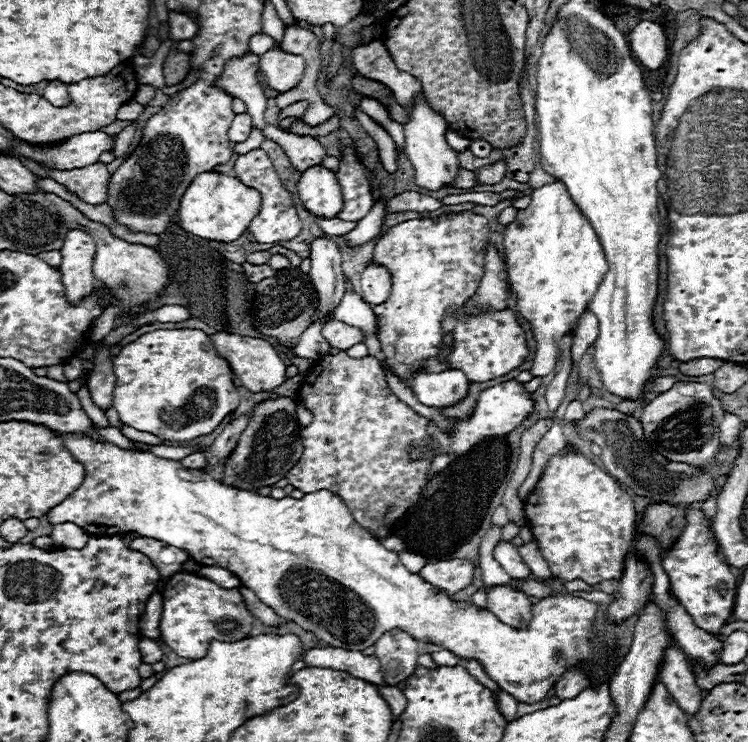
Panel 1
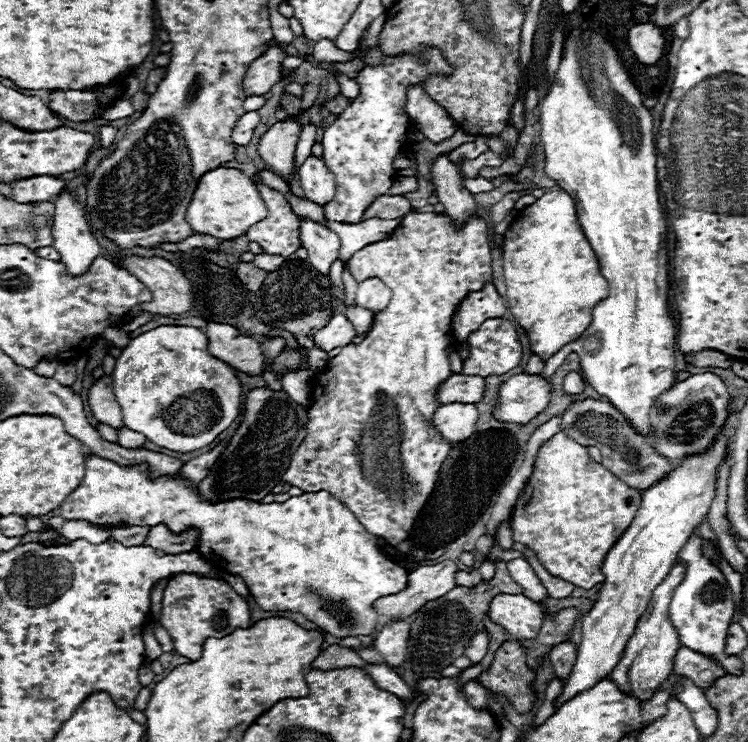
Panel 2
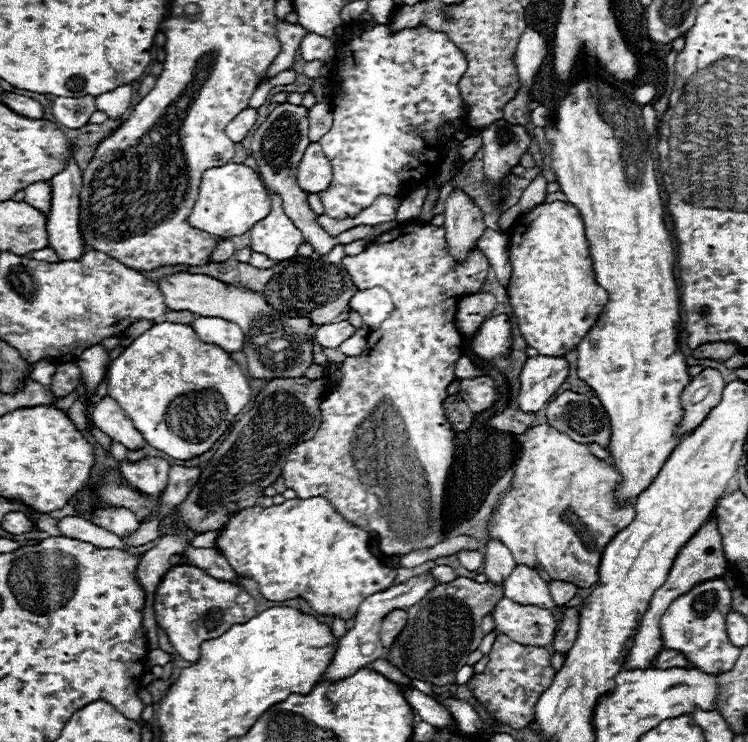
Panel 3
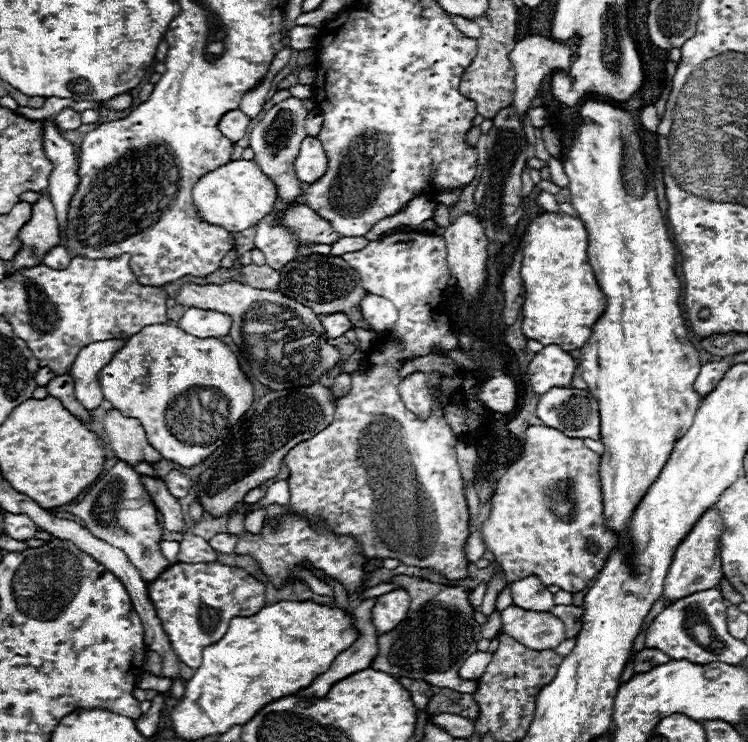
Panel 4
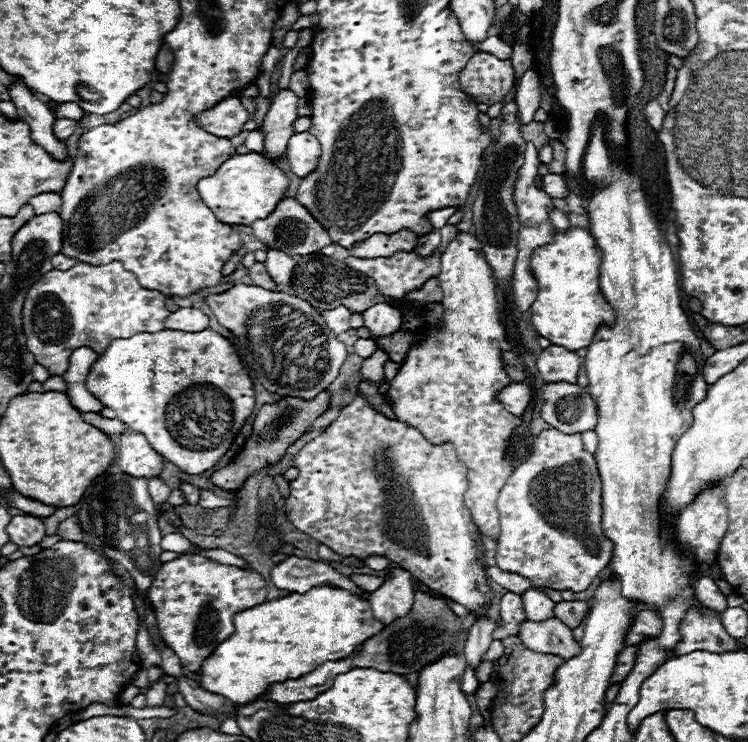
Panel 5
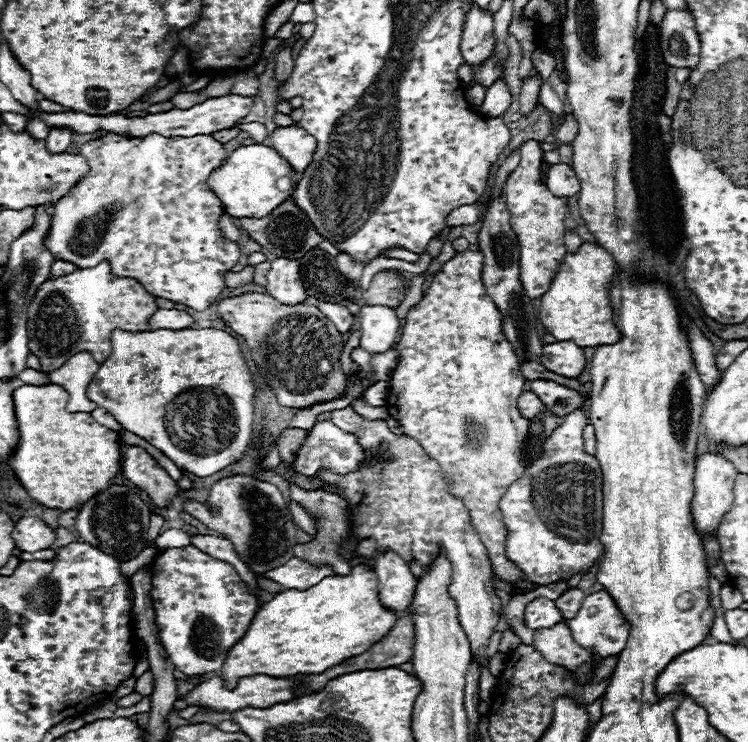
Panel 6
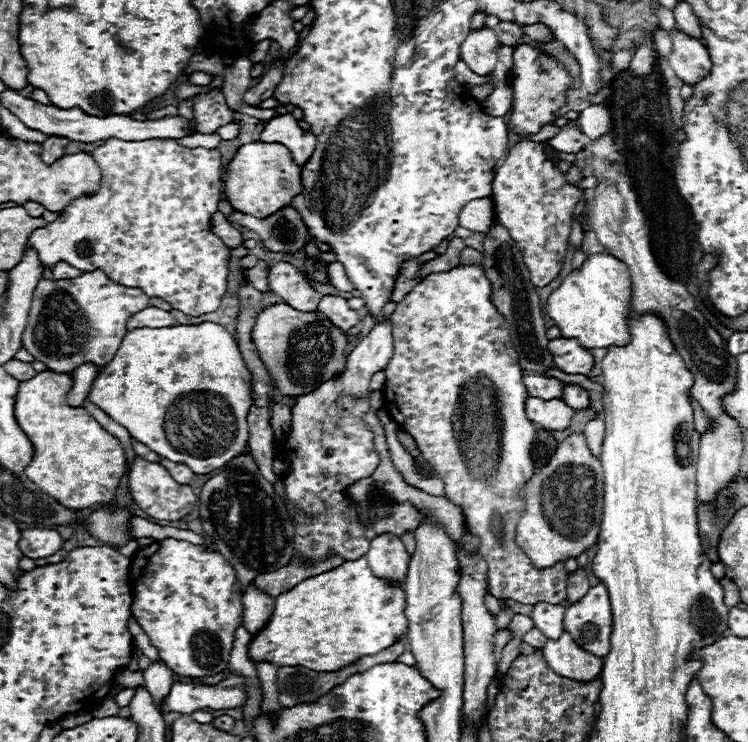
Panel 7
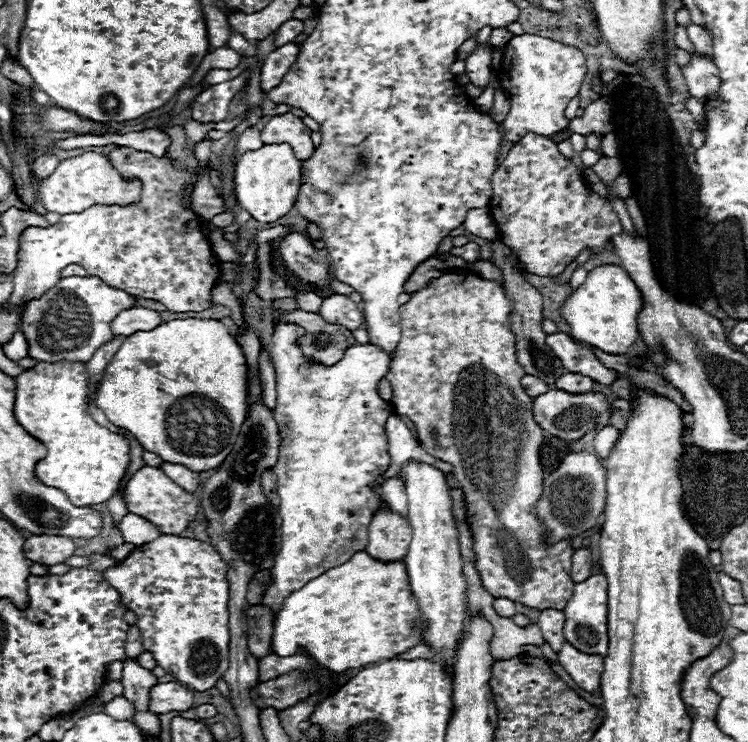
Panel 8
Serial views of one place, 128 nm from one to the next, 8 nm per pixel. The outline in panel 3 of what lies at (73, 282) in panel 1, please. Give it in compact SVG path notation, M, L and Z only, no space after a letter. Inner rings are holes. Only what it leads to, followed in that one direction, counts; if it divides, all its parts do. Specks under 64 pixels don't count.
M72 160L66 170L56 174L52 180L52 206L48 214L48 246L54 248L60 260L80 260L86 252L86 242L80 230L80 190L82 190L82 170Z

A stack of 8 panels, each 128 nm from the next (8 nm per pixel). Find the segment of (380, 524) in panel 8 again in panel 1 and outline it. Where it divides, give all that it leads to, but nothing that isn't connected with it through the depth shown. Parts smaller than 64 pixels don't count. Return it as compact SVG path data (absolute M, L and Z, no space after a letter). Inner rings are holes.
M390 630L376 640L374 648L374 656L380 662L380 670L384 674L386 684L396 686L410 674L414 674L418 664L418 642L406 632Z

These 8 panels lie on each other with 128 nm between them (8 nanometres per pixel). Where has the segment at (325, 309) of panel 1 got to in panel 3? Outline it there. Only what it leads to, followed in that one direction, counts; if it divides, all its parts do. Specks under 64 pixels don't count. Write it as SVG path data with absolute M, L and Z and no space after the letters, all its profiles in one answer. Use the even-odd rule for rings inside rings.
M278 104L266 118L264 124L260 124L254 132L252 132L252 156L258 164L260 176L266 182L270 192L280 194L282 204L284 204L284 212L288 214L288 218L294 222L294 226L302 232L304 242L308 242L314 248L316 256L326 256L336 244L350 244L354 240L368 240L372 228L370 226L360 226L360 228L352 228L346 230L344 234L338 234L336 238L330 236L328 232L322 230L322 226L316 222L314 212L310 210L308 202L306 202L306 192L300 190L298 182L296 182L296 168L298 162L306 150L306 146L310 144L308 140L308 110L304 106L294 106L294 104Z

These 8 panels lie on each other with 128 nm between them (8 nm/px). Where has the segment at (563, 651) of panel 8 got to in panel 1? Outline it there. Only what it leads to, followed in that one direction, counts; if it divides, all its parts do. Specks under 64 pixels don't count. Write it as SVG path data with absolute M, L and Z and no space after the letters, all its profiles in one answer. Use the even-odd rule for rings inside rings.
M494 586L488 592L488 604L486 608L504 624L508 626L516 626L516 628L524 628L528 624L528 618L532 618L532 602L530 598L508 586Z

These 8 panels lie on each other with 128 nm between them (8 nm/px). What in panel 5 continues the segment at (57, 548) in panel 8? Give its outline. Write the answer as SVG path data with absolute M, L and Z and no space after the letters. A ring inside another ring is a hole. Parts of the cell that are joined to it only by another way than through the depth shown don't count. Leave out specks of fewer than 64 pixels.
M20 514L20 516L12 516L10 524L6 526L6 534L10 538L10 542L18 544L18 546L34 546L38 544L46 534L44 534L44 524L40 518L28 516L28 514Z

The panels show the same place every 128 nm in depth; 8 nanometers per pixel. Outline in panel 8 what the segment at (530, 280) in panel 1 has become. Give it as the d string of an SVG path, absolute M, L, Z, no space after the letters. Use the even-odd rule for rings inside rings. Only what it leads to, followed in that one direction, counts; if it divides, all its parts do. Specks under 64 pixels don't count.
M604 264L604 266L596 266L594 270L588 272L584 284L580 284L560 306L560 316L564 318L564 322L570 326L570 336L576 342L600 348L602 352L608 354L626 354L630 350L630 346L640 338L638 332L638 312L642 306L642 294L636 288L636 284L632 282L632 278L628 276L628 272L618 266L618 264Z

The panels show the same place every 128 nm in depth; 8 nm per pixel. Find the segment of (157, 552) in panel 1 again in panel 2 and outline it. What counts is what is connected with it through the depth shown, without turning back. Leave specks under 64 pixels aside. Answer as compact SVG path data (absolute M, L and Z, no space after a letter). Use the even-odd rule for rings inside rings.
M154 526L148 534L142 546L152 546L156 552L162 554L182 554L182 552L192 552L192 548L198 542L196 530L184 532L180 536L172 536L166 526Z

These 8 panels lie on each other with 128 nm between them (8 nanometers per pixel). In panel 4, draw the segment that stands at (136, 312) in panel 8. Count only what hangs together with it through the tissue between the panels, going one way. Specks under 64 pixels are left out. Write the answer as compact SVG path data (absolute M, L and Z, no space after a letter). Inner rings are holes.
M188 308L178 326L188 330L188 334L196 334L198 338L222 338L230 334L232 318L214 310Z

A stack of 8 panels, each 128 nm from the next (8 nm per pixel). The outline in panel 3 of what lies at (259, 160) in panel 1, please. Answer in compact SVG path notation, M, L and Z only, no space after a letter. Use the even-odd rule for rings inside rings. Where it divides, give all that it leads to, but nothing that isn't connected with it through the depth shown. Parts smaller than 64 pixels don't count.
M270 192L270 202L272 202L272 210L270 210L268 218L256 222L256 226L252 226L252 230L250 230L250 234L252 234L250 250L266 254L268 258L272 258L276 262L294 258L300 244L304 242L302 232L284 214L282 200L278 194Z

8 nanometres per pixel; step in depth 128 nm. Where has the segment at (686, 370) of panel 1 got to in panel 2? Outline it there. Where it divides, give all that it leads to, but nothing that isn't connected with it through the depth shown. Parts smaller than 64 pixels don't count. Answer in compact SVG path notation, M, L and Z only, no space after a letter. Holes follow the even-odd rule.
M702 350L696 354L688 354L686 362L696 366L696 368L730 368L732 366L732 358L722 354L722 352L714 352L714 350Z

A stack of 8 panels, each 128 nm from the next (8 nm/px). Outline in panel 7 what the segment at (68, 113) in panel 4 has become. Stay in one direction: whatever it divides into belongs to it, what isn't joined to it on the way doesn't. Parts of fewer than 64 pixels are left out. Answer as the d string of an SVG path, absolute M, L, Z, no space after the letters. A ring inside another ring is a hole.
M48 136L42 144L42 158L44 162L52 164L58 158L62 158L66 154L66 146L68 146L68 138L62 136Z

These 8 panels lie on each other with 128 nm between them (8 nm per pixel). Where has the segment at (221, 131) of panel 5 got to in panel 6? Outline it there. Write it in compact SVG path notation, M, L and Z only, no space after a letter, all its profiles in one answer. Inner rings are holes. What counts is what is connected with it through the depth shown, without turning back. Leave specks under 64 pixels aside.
M226 94L226 96L220 96L220 98L210 98L210 100L196 104L188 110L174 108L174 110L168 110L168 112L162 112L162 114L148 114L144 118L90 116L90 114L84 114L84 112L62 112L62 114L44 114L44 122L48 122L48 126L68 126L72 132L78 132L78 134L104 130L104 132L132 134L132 136L150 134L150 132L168 134L168 136L196 136L196 134L212 134L212 132L218 132L218 130L232 128L240 118L244 118L248 114L252 104L254 104L254 98Z

